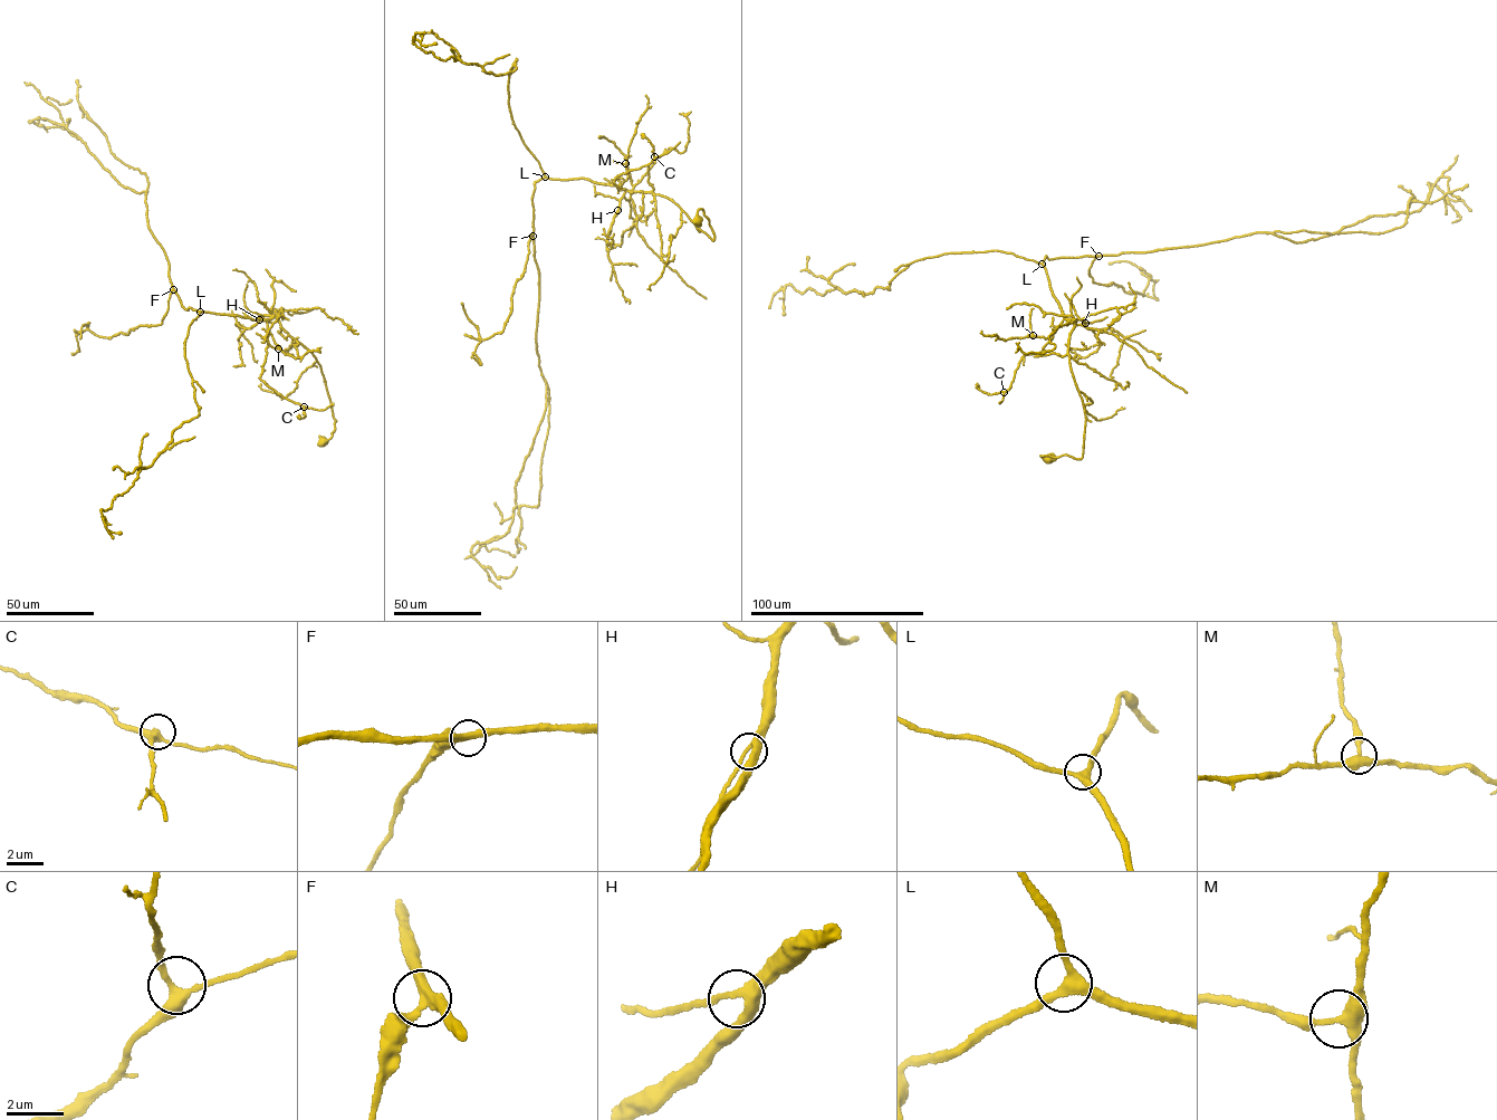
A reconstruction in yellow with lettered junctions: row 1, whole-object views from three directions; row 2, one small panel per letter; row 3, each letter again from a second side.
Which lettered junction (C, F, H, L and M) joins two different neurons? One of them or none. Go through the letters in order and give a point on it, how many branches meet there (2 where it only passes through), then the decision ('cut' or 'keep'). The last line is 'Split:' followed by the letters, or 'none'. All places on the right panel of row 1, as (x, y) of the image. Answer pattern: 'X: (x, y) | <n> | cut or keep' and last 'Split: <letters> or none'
C: (1004, 392) | 3 | keep
F: (1099, 256) | 3 | keep
H: (1085, 323) | 3 | keep
L: (1042, 264) | 3 | keep
M: (1033, 335) | 3 | keep
Split: none

